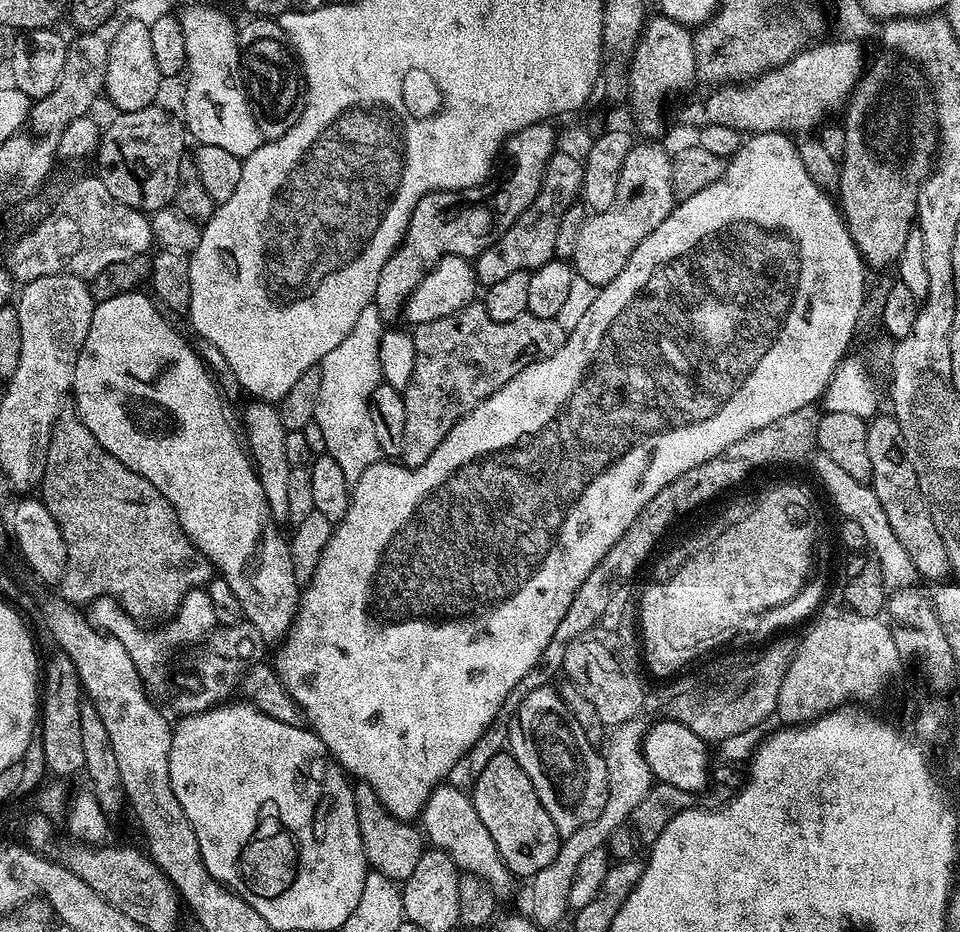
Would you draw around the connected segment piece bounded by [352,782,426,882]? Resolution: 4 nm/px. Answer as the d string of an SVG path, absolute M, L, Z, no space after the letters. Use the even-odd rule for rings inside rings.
M360 782L353 787L354 806L358 814L358 834L362 838L364 856L375 871L386 874L386 878L403 882L414 874L414 866L418 866L418 858L426 850L426 840L419 827L407 820L399 820L374 794L369 784Z

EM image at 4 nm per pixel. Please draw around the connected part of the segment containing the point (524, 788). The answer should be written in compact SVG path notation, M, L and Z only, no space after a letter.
M507 751L485 762L476 785L470 788L470 795L474 810L478 810L478 818L482 818L482 826L490 830L490 838L494 838L494 846L498 846L498 854L513 877L531 878L554 862L562 843L560 831L554 826L550 814L546 814L546 806L542 806L534 782L530 782L526 770L522 770Z

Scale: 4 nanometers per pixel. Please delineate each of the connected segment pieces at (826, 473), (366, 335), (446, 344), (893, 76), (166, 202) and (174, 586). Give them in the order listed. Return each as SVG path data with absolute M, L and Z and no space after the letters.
M822 454L813 455L812 467L815 475L818 477L818 484L824 487L823 495L841 513L843 519L850 522L858 522L862 526L862 531L866 533L866 542L870 549L871 555L876 557L880 563L880 569L884 575L884 583L889 589L907 588L917 579L916 567L914 562L910 562L910 554L906 554L906 549L902 547L902 542L894 535L894 530L890 527L890 522L886 519L886 514L882 511L882 504L878 502L878 496L874 490L865 481L846 474L842 466L837 466L831 458L826 458Z
M375 303L366 306L354 322L354 330L330 350L320 361L320 389L314 419L322 426L322 438L326 438L324 452L334 458L348 482L353 484L370 466L381 461L383 452L374 438L374 426L370 423L368 402L370 394L382 383L378 346L386 331L386 321L380 317Z
M480 302L468 304L446 318L415 325L411 333L416 351L414 374L402 389L406 426L399 463L406 468L422 466L464 415L506 386L526 366L557 352L564 345L565 335L556 319L525 314L510 322L494 322Z
M880 56L869 68L867 65L842 108L845 150L838 160L838 207L844 217L844 225L860 251L860 257L869 269L874 268L872 270L887 269L902 254L906 234L914 226L920 183L931 172L938 152L936 106L929 85L911 63L903 63Z
M160 106L121 112L115 118L117 120L109 128L103 129L99 147L94 153L95 171L99 180L106 186L106 190L110 190L110 194L114 194L114 198L118 198L118 202L136 208L139 212L151 214L159 208L169 207L175 201L178 190L178 162L186 155L185 125L177 117L176 121L170 113L163 112Z
M79 418L71 419L57 419L53 426L42 481L42 499L62 530L62 542L66 542L66 570L58 585L59 595L77 606L108 596L133 621L167 621L175 617L190 590L204 588L213 579L212 563L190 542L167 498L146 478L111 456Z

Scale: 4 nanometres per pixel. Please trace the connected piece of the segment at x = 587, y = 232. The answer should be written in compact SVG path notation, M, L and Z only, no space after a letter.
M644 142L648 144L633 143L626 154L626 162L622 162L622 170L618 174L618 190L614 194L614 202L606 210L591 213L584 221L579 231L578 244L574 249L571 263L574 265L575 275L581 276L594 285L603 286L614 282L618 274L622 274L622 266L634 254L634 250L645 238L672 213L674 207L674 193L672 190L672 156L660 142Z

